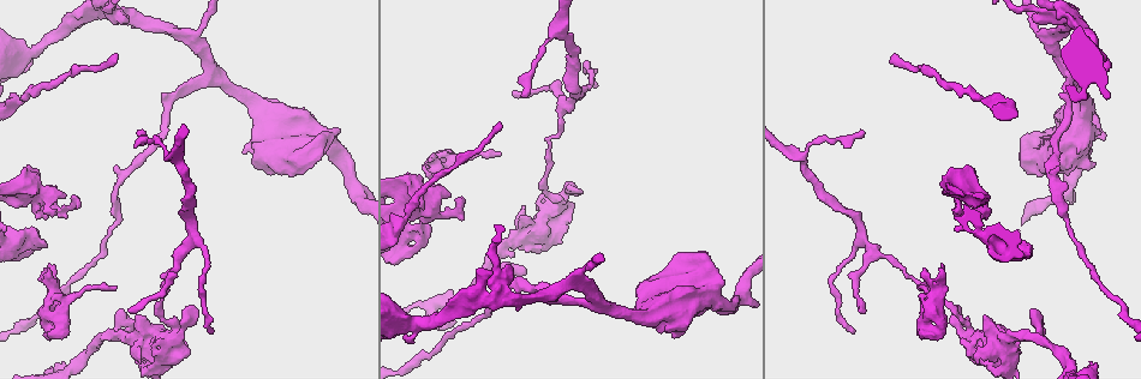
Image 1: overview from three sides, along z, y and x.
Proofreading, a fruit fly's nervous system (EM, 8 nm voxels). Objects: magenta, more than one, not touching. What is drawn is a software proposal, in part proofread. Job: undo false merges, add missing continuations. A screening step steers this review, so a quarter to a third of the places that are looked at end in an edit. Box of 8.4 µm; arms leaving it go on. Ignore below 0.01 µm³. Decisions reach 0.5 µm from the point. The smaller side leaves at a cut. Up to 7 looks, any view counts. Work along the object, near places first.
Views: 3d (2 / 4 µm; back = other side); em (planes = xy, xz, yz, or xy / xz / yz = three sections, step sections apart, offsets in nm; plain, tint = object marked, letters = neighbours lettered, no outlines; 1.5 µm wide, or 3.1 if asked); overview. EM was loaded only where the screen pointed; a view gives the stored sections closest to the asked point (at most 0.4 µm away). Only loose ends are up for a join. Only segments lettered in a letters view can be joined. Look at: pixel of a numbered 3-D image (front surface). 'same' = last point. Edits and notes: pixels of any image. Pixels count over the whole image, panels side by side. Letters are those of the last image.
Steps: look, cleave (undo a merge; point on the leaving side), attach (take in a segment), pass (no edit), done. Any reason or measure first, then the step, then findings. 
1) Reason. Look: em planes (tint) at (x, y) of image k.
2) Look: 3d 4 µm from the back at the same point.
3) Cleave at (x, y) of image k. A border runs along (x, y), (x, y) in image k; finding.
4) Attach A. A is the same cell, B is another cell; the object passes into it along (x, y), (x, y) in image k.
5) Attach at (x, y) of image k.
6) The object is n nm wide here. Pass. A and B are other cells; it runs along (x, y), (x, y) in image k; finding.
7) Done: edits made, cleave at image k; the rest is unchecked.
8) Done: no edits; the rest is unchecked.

Tapers out. Look: em xz step 4 (tint) at (513, 91) of image 1.

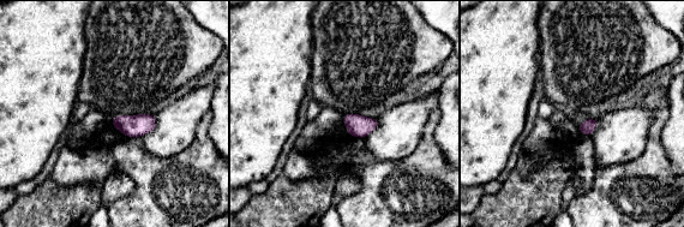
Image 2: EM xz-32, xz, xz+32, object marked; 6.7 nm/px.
Another direction. Look: em planes (letters) at the same point.

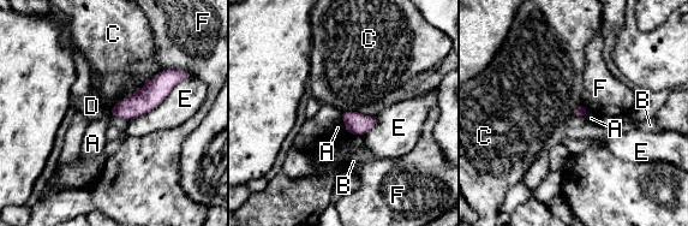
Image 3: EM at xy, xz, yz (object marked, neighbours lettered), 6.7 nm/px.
Pass. A, B, C, D, E and F are other cells; it runs along (175, 78), (113, 112) in image 3; no lettered segment goes on from it.

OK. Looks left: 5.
Sharp bend. Look: 3d 2 µm from the back at (832, 279) of image 1.

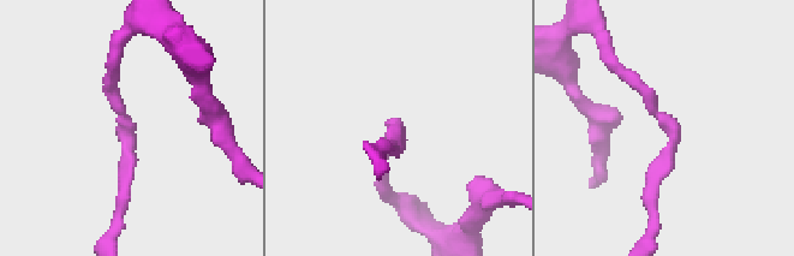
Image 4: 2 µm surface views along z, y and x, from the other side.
Need the tissue. Look: em yz step 8 (tint) at (127, 129) of image 4.

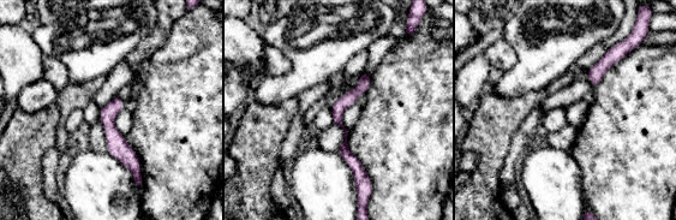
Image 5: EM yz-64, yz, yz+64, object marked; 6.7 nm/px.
Look: em yz step 8 (letters) at the same point.

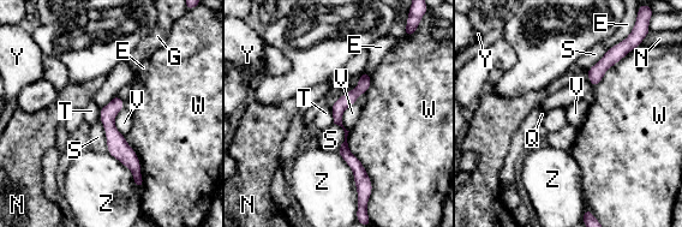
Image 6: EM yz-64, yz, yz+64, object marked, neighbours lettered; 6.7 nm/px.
The object is 90 nm wide here; the longest contact is with W, 400 nm. Pass. E, G, N, Q, S, T, V, W, Y and Z are other cells; one neuron here.

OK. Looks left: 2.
Sudden change in width. Look: 3d 4 µm at (426, 215) of image 1.

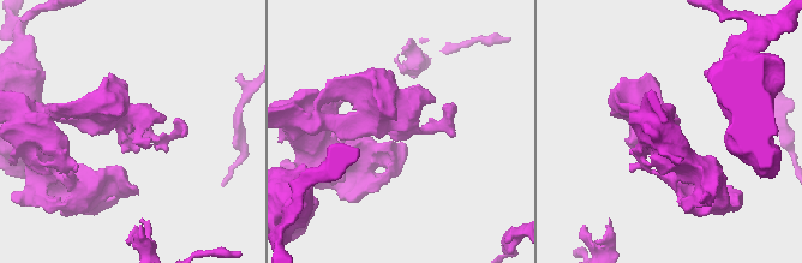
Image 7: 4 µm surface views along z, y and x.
Look: em xy step 4 (letters) at (130, 136) of image 7.

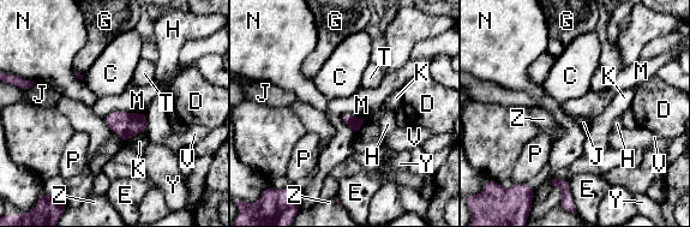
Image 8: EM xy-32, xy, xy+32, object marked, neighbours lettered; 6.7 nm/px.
Pass. C, D, E, G, H, J, K, M, N, P, T, V, Y and Z are other cells; a border runs along (144, 112), (110, 112), (103, 118) in image 8; continuous, no second neuron.

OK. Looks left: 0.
Done: no edits; the rest is unchecked.

